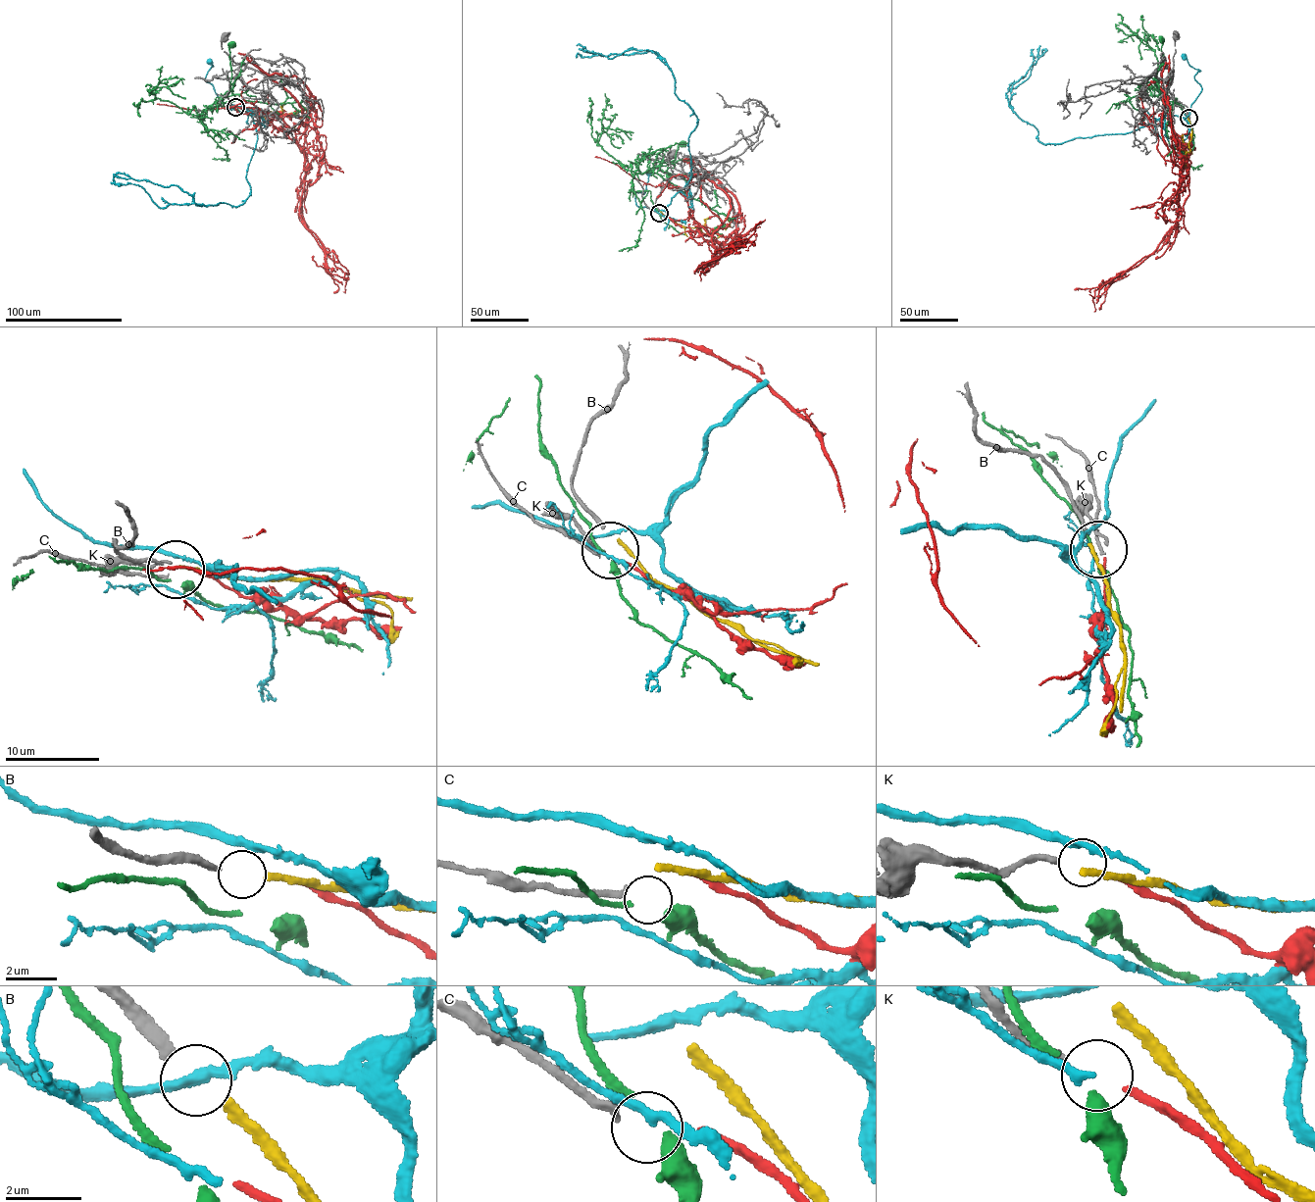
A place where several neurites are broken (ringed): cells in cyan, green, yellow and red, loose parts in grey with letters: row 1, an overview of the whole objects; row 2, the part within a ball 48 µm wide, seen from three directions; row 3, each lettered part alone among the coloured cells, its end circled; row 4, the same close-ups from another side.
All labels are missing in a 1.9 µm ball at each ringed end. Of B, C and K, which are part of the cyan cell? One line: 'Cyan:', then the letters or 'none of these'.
Cyan: none of these

